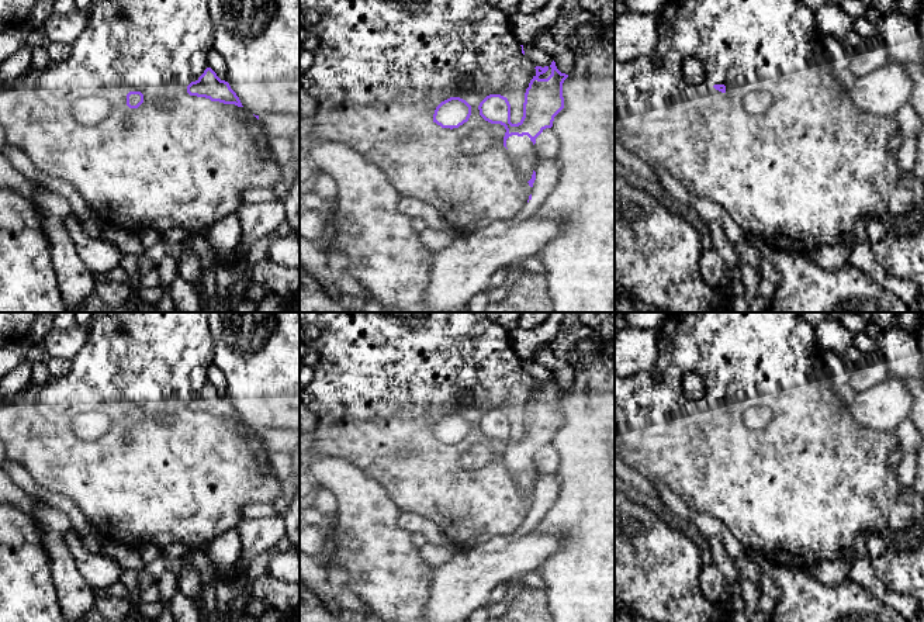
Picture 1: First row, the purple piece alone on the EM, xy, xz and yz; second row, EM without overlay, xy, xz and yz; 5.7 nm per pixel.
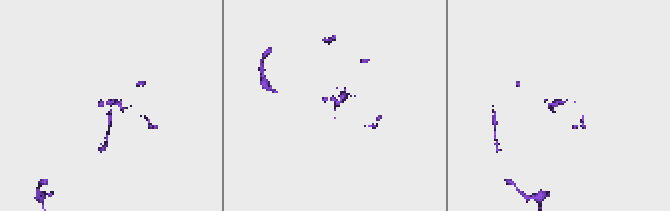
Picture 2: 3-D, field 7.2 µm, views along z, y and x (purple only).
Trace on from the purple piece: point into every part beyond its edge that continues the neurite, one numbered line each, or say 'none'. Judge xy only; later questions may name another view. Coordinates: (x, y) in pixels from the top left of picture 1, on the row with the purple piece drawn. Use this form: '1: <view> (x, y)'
1: xy (259, 40)

